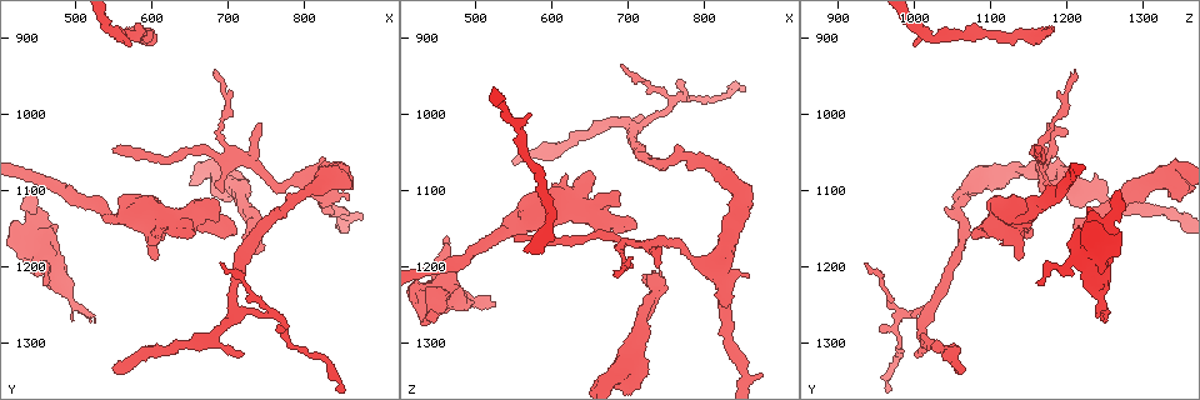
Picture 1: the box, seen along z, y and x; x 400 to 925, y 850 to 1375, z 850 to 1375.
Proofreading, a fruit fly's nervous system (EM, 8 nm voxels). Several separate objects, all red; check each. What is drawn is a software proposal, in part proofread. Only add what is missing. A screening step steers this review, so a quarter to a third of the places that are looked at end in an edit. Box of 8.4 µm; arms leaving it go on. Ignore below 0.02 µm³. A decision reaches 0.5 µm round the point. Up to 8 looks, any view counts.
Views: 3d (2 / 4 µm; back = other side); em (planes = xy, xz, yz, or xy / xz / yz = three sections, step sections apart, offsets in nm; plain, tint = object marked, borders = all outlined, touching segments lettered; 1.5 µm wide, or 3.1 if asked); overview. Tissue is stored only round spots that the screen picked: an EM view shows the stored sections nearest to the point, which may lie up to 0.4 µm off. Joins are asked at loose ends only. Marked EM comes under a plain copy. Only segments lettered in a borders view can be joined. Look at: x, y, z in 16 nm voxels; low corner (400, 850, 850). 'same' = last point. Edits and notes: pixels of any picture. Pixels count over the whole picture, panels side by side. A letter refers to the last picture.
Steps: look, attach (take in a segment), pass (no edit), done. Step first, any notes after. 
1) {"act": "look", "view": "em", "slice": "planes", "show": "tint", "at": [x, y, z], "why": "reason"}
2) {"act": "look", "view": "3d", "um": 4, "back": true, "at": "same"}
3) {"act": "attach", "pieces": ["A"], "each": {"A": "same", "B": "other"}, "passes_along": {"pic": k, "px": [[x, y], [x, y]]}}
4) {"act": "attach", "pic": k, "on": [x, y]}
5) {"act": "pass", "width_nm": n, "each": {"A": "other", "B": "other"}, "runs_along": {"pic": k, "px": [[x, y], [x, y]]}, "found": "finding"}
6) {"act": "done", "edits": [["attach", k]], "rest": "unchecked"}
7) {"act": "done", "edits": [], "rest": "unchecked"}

{"act": "look", "view": "3d", "um": 4, "at": [565, 890, 1180], "why": "branch stops here"}

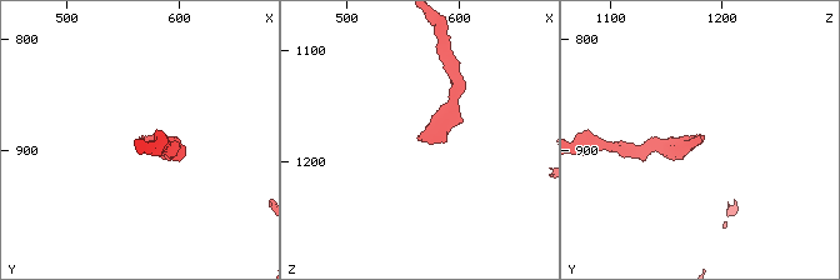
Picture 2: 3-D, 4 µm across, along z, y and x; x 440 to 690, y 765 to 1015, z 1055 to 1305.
{"act": "look", "view": "em", "slice": "planes", "show": "borders", "at": [566, 892, 1182]}

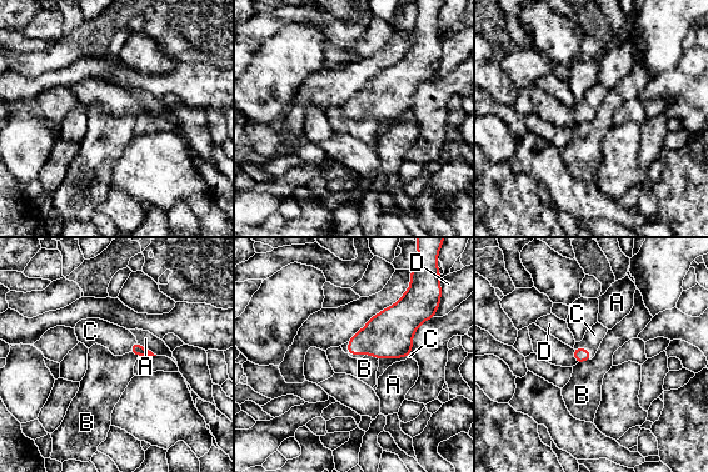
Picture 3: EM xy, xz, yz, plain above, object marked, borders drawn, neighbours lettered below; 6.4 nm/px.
{"act": "attach", "pieces": ["C"], "each": {"A": "other", "B": "other", "C": "same", "D": "other"}, "passes_along": {"pic": 3, "px": [[581, 355], [584, 347], [594, 335]]}, "found": "it goes on there"}

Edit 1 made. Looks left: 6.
{"act": "look", "view": "overview", "why": "redraw"}

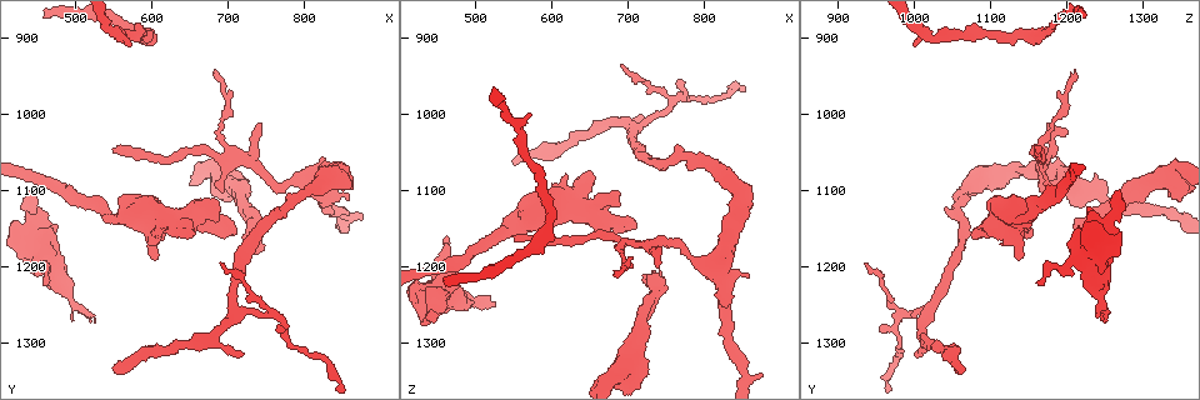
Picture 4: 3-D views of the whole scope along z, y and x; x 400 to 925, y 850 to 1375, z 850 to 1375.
{"act": "look", "view": "em", "slice": "xz", "step": 8, "show": "borders", "at": [710, 1150, 1155], "why": "an open end"}

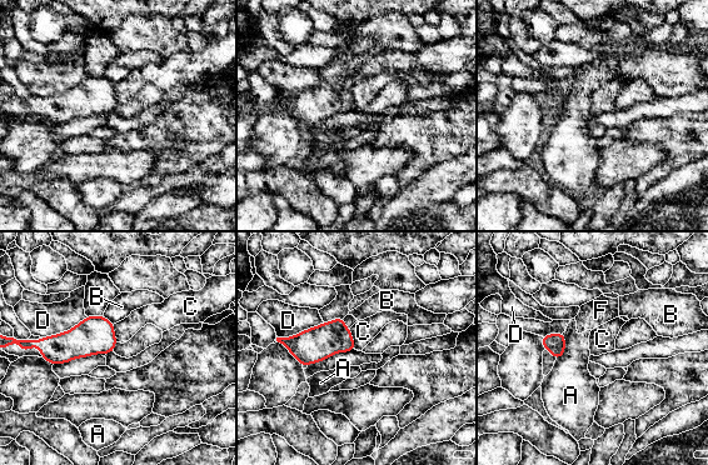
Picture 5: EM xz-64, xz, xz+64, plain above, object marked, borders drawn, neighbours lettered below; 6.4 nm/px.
{"act": "pass", "longest_contact_nm": ["D", 320], "each": {"A": "other", "B": "other", "C": "other", "D": "other", "F": "other"}, "found": "none of them fits"}

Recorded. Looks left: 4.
{"act": "look", "view": "em", "slice": "planes", "show": "borders", "at": [610, 1120, 1095], "why": "branch stops here"}

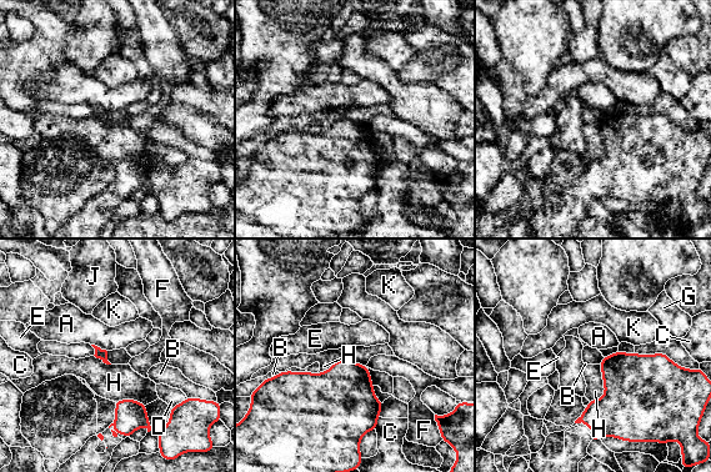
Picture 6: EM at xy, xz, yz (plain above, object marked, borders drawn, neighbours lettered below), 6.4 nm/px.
{"act": "pass", "longest_contact_nm": ["H", 260], "each": {"A": "other", "B": "other", "C": "other", "D": "other", "E": "other", "F": "other", "G": "other", "H": "other", "J": "other", "K": "other"}, "border": {"pic": 6, "px": [[344, 357], [365, 366]]}, "found": "none of them fits"}

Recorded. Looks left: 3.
{"act": "done", "edits": [["attach", 3]], "rest": "unchecked"}

